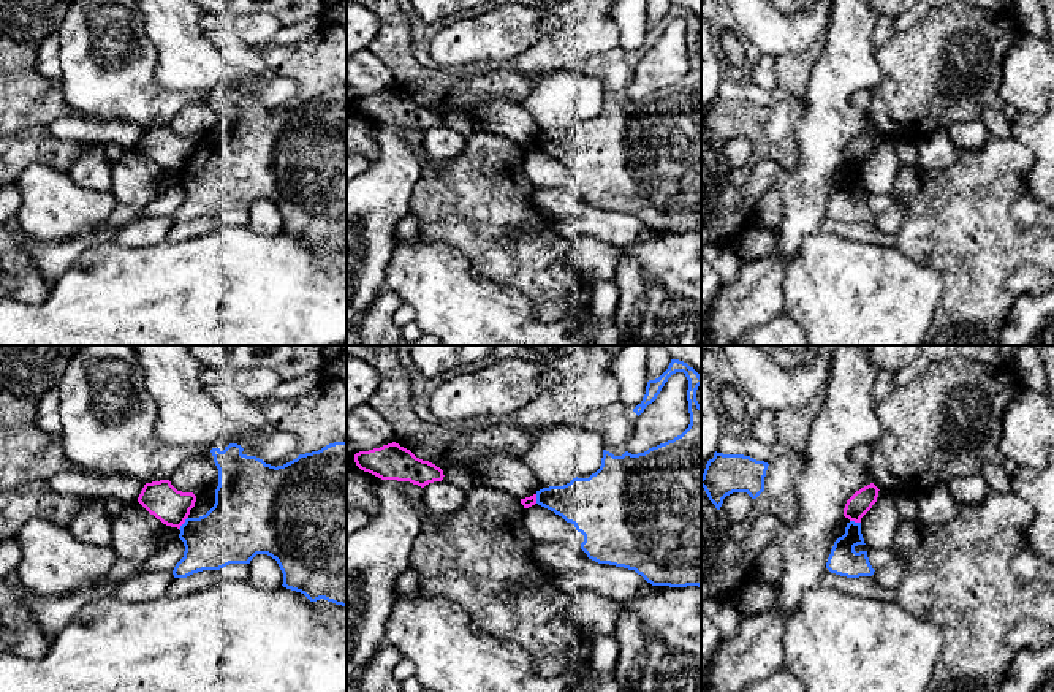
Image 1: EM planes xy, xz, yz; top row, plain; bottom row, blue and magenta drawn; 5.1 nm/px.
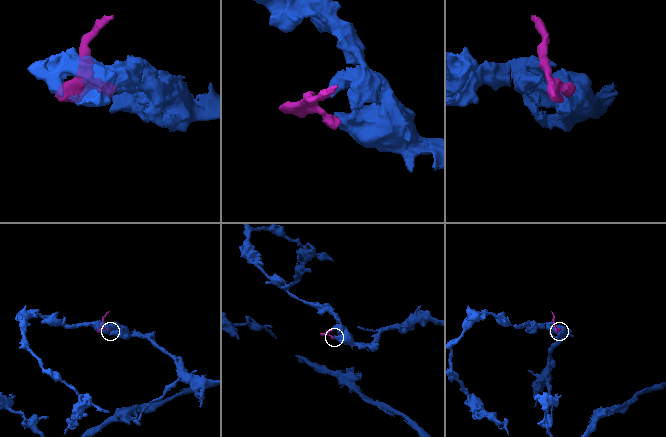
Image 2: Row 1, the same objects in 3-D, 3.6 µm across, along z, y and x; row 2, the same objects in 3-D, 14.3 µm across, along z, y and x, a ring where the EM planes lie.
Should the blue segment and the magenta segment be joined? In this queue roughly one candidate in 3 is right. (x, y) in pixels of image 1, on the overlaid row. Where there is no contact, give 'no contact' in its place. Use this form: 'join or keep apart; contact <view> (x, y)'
keep apart; contact xy (184, 523)

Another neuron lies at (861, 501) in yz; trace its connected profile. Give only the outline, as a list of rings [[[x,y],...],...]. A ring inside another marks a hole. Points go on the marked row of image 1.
[[[870,483],[856,491],[845,504],[844,516],[850,521],[861,523],[861,518],[872,508],[878,497],[878,488]]]

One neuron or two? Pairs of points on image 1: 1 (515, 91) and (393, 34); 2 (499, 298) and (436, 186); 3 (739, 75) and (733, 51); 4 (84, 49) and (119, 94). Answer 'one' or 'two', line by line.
1: one
2: two
3: two
4: one

